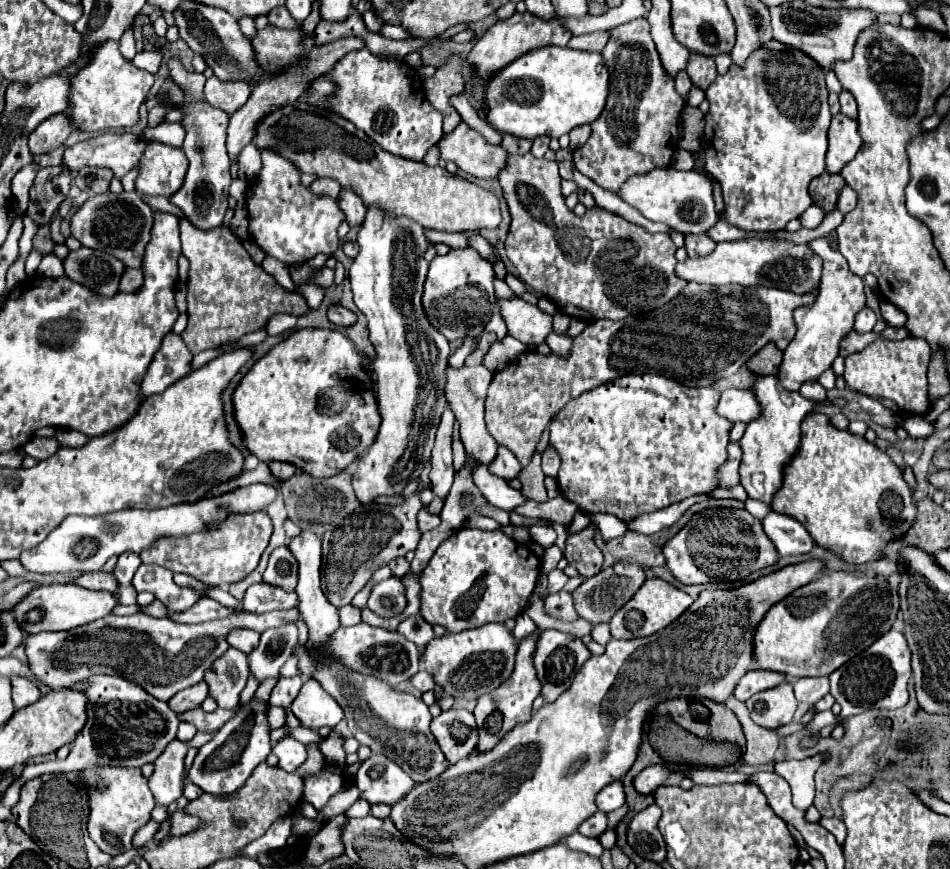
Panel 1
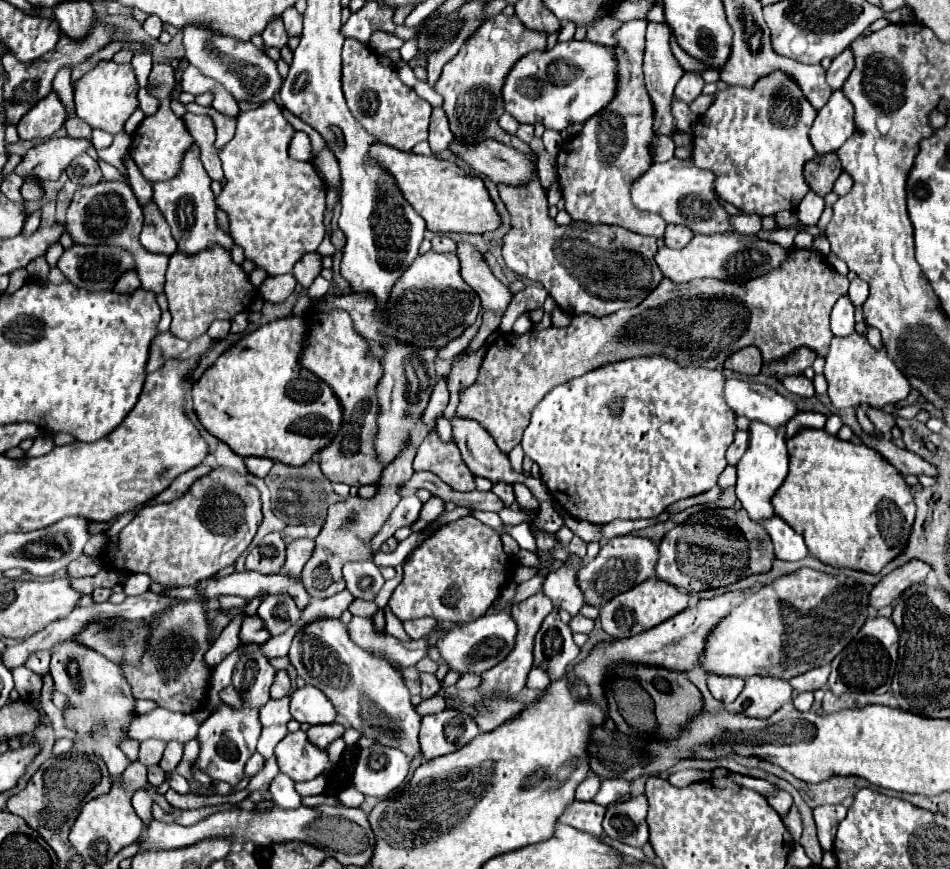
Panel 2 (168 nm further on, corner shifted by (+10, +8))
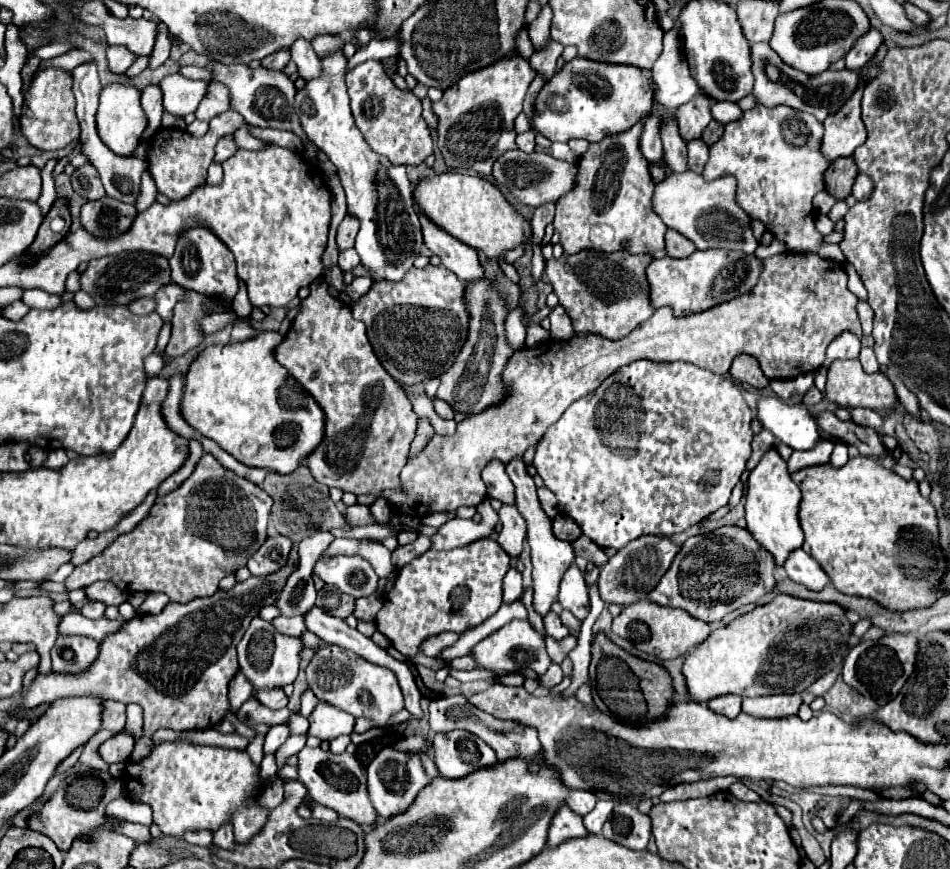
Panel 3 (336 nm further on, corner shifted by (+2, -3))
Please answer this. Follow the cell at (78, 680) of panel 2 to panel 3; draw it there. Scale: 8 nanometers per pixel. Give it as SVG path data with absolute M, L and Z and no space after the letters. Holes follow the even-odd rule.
M58 635L52 647L52 671L84 671L94 655L98 655L98 643L92 637Z

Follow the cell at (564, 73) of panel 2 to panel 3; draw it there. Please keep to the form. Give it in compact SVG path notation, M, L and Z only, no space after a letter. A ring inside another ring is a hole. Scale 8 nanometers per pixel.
M572 59L556 73L538 93L534 129L550 141L568 143L570 139L586 139L598 143L608 135L620 135L638 121L650 117L654 105L654 85L642 69L634 65L590 63Z

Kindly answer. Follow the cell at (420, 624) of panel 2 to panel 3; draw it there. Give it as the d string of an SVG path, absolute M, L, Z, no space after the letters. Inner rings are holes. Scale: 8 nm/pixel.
M440 633L440 635L434 635L434 637L426 639L426 643L422 643L420 653L424 653L426 657L438 657L446 647L452 647L458 641L458 637L460 635L456 635L456 633Z

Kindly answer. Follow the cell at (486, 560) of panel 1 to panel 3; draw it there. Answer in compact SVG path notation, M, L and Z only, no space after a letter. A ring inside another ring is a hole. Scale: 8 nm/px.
M480 539L452 551L428 549L396 571L394 585L382 595L376 629L402 655L416 655L420 645L438 633L464 633L484 623L502 605L502 579L510 569L510 557L494 539Z

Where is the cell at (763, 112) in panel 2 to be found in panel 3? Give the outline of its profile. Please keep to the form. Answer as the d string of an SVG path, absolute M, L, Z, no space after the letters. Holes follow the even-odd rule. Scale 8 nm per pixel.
M754 107L750 111L744 111L744 115L738 121L732 121L726 125L726 131L718 143L710 147L710 159L704 167L706 179L718 179L724 175L734 175L738 179L738 205L752 217L764 223L766 231L770 231L780 243L786 245L788 251L794 253L814 253L822 259L832 259L842 263L844 255L838 245L824 243L822 235L814 227L814 207L812 199L816 193L824 191L824 171L830 167L830 161L820 151L820 141L824 135L824 127L820 121L810 117L808 113L794 111L792 107Z

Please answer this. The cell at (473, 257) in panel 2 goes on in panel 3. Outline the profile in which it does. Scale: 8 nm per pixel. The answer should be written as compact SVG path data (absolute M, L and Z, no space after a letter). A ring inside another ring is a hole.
M414 203L414 211L420 217L420 225L422 225L422 237L424 237L424 245L440 257L442 265L446 269L450 269L460 281L468 283L468 281L478 281L484 277L484 267L478 261L478 253L464 245L462 241L454 239L452 235L448 235L446 231L442 231L438 225L434 225Z

